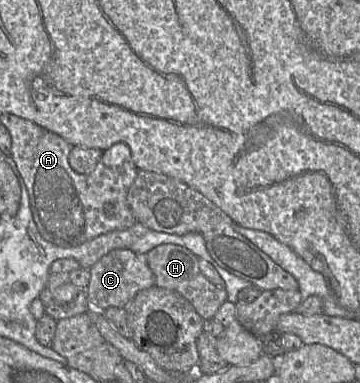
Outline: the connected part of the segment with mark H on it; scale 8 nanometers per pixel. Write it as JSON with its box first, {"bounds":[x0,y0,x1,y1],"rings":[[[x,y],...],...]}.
{"bounds":[146,244,227,320],"rings":[[[160,244],[151,249],[146,258],[155,278],[155,286],[179,293],[193,305],[203,320],[213,319],[227,300],[227,291],[216,287],[201,273],[199,258],[187,248],[175,244]]]}

